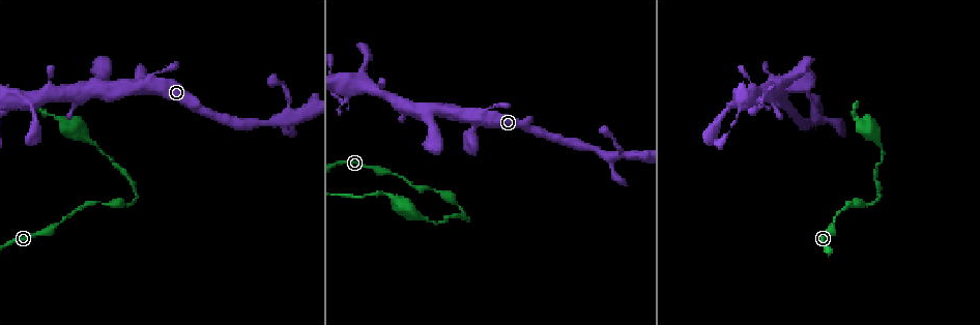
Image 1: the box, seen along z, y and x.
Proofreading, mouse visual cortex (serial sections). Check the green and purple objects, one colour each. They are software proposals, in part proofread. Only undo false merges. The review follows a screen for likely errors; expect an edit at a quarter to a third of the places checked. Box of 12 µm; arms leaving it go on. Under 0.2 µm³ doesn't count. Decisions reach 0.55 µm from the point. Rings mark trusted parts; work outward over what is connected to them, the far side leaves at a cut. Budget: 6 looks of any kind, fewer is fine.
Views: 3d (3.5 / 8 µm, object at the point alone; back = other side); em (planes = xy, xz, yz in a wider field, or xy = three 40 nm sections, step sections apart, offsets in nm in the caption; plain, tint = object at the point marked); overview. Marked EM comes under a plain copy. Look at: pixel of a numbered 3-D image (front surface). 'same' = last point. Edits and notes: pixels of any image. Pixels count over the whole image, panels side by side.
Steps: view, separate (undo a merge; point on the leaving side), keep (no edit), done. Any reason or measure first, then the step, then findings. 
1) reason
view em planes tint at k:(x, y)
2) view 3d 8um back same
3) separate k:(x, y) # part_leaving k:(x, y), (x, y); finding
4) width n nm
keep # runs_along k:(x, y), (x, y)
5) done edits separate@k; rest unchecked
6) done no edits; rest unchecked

sharp bend
view 3d 3.5um at 1:(133, 201)

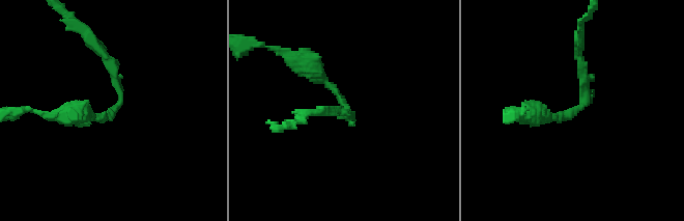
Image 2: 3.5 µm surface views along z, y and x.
arm_widths 150, 300 nm; need the tissue
view em xy step 1 tint at 2:(115, 109)

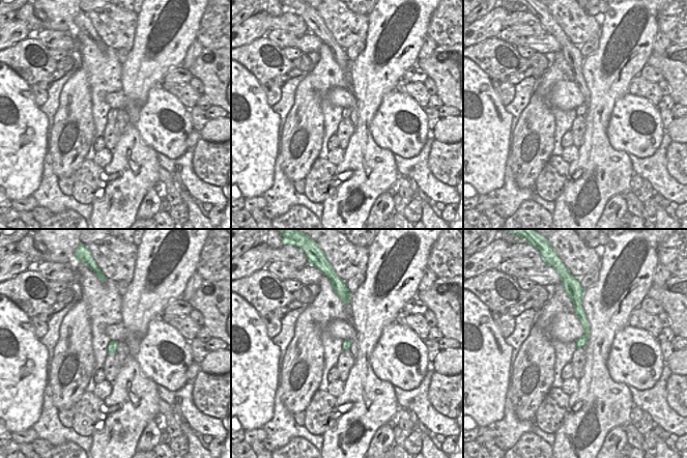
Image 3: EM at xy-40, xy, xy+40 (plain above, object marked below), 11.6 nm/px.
width 110 nm
separate 2:(113, 68) # part_leaving 2:(116, 105), (119, 89), (113, 66), (72, 19); a second cell is stuck on

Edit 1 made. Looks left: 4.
view overview

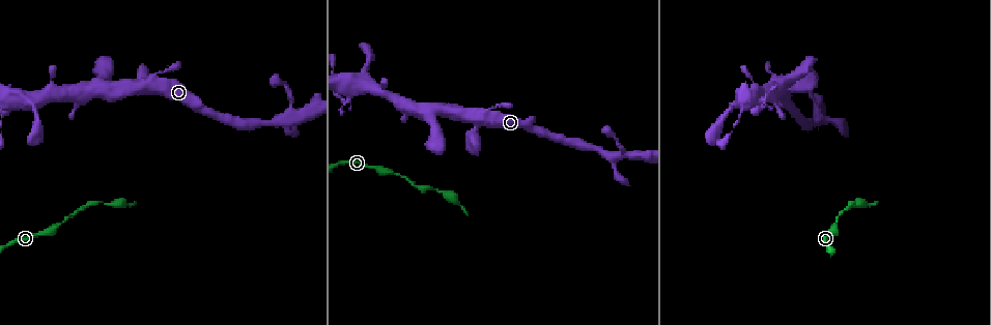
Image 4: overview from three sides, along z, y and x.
two arms in line, one across
view 3d 3.5um at 4:(145, 87)

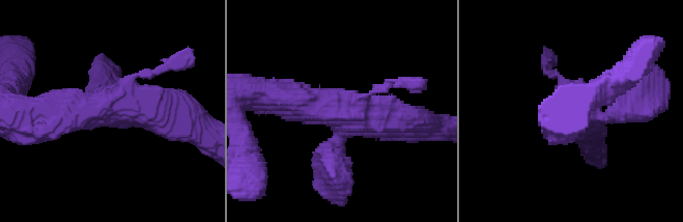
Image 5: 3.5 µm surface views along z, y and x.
view em xy step 1 tint at 5:(341, 110)

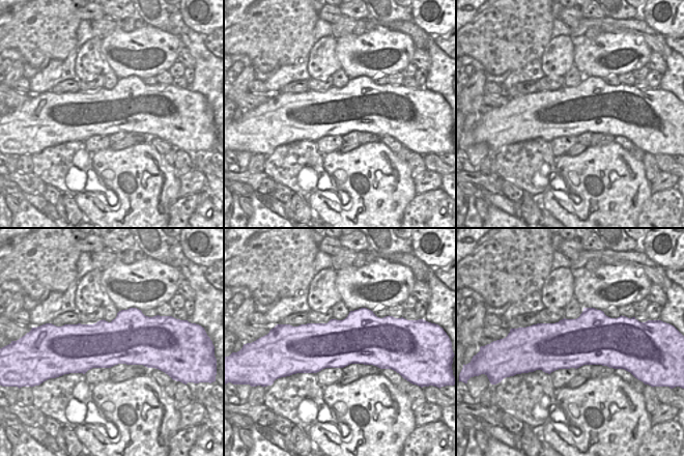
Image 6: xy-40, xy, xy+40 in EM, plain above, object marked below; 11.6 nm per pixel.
keep # runs_along 5:(410, 123), (280, 100); all the same cell

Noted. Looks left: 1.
done edits separate@2; rest unchecked

